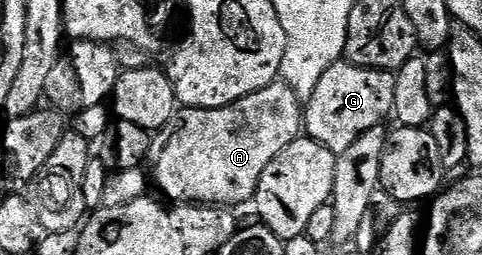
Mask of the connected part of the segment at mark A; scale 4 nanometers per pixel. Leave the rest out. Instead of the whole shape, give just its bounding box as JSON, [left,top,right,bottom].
[152,79,304,207]

